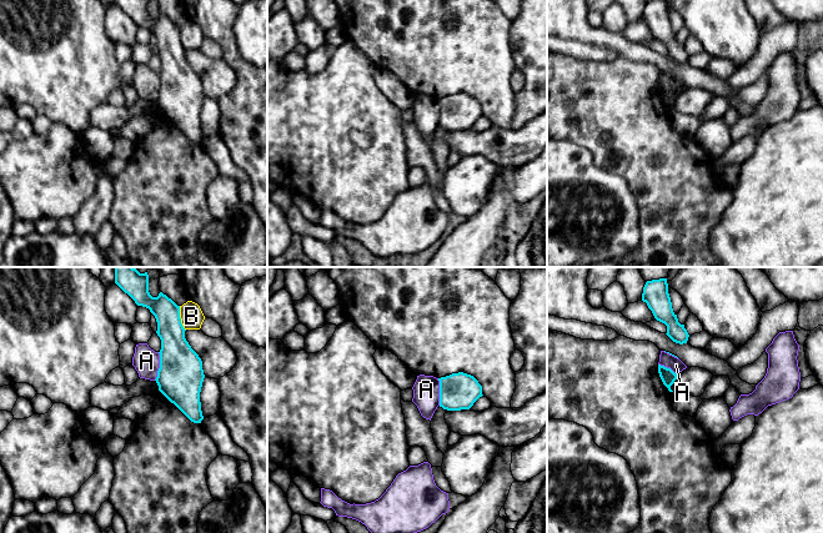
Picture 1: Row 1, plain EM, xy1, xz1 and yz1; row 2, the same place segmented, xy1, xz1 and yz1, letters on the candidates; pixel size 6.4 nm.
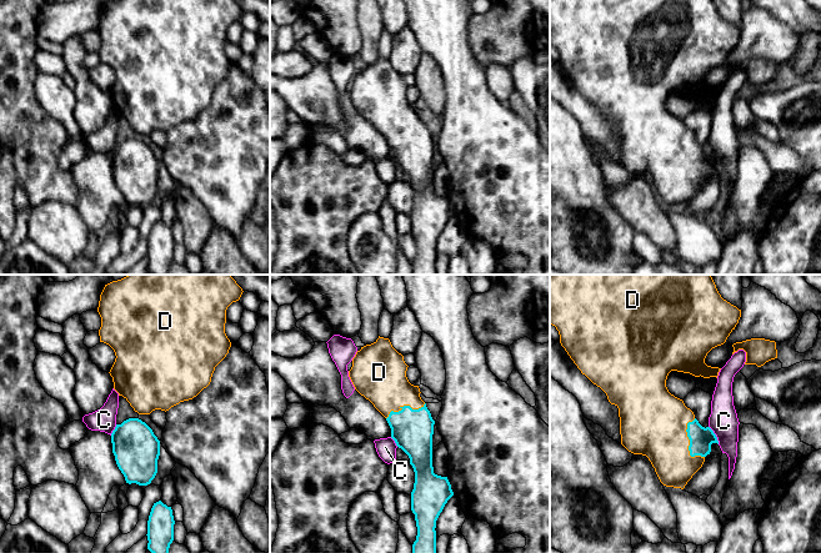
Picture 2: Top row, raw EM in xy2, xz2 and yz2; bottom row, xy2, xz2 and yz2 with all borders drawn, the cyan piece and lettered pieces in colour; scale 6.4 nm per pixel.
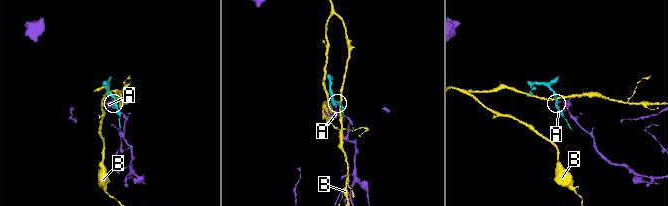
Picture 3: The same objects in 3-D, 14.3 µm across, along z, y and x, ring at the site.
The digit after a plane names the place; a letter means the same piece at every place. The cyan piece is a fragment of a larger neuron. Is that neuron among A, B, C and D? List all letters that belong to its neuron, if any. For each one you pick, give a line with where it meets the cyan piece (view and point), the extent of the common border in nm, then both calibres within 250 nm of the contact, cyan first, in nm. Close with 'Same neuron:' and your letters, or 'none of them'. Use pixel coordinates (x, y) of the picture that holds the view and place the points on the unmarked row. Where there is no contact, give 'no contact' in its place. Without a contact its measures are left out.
D: meets cyan in yz2 at (690, 162); contact 260 nm long; 150 nm thick on the cyan side, 400 nm on the other
Same neuron: D

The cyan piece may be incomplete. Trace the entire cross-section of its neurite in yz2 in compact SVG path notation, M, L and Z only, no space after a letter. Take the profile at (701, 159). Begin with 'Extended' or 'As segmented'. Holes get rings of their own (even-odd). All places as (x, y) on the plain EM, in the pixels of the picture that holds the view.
Extended. M550 0L550 44L560 55L560 64L581 91L594 105L600 107L611 125L619 129L621 165L634 175L649 179L660 202L666 207L684 210L692 196L702 187L705 177L711 172L711 165L717 164L717 157L710 147L702 147L682 120L671 115L666 100L671 91L690 94L695 97L716 97L721 89L705 84L707 74L726 62L741 37L741 30L721 17L714 0Z

